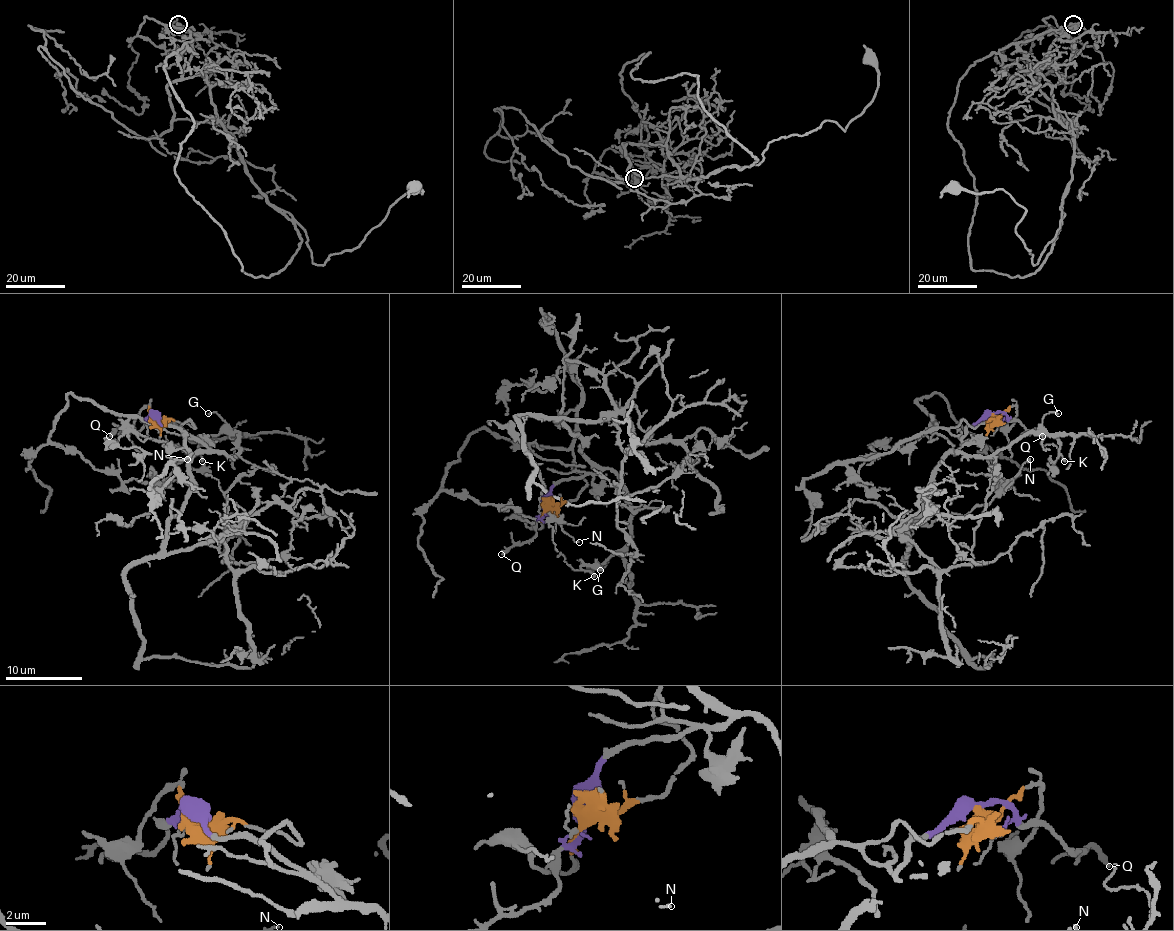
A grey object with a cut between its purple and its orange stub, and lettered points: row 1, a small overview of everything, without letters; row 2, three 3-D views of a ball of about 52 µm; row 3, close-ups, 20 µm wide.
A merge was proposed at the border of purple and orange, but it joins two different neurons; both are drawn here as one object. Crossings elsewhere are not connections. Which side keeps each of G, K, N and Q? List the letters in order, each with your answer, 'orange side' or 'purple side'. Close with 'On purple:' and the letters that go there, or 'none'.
G: purple side
K: purple side
N: orange side
Q: purple side
On purple: G, K, Q

